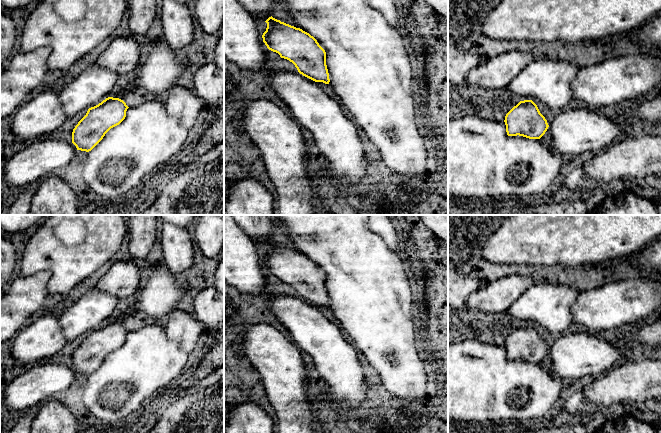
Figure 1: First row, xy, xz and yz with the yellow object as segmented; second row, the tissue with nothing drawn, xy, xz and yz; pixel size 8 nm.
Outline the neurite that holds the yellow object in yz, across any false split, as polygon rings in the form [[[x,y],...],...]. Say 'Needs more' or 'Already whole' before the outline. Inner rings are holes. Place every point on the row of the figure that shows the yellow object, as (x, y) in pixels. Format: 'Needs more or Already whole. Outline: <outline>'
Already whole. Outline: [[[532,100],[520,101],[505,116],[508,136],[523,136],[529,139],[540,139],[549,125]]]

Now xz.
Already whole. Outline: [[[272,16],[265,22],[267,23],[267,28],[262,38],[269,50],[278,53],[281,58],[292,62],[298,72],[303,76],[315,82],[329,84],[330,79],[326,65],[326,52],[313,36],[300,28],[281,22]]]

